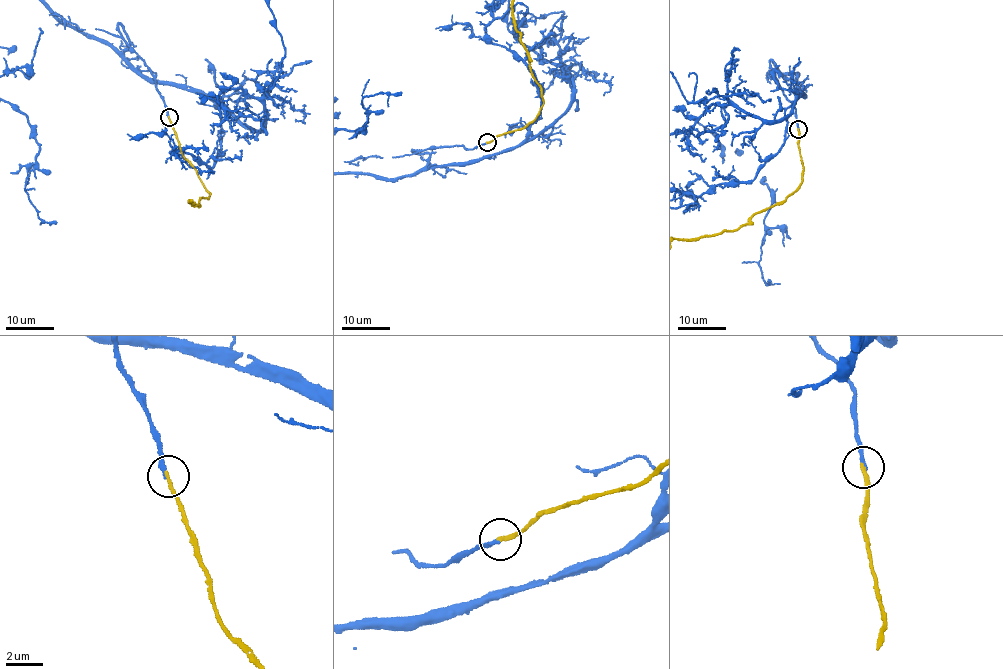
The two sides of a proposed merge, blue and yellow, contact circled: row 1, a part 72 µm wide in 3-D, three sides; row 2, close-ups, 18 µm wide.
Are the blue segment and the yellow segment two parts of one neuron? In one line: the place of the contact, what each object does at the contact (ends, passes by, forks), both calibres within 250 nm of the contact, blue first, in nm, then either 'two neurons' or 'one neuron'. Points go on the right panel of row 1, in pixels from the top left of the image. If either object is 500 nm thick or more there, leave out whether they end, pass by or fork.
(798, 129) | blue ends | yellow ends | 170/200 nm | one neuron

